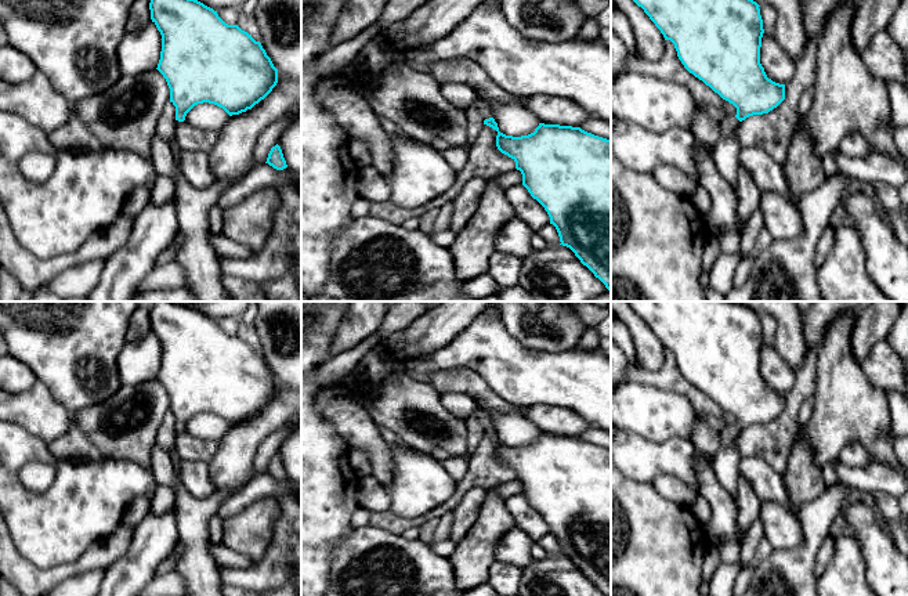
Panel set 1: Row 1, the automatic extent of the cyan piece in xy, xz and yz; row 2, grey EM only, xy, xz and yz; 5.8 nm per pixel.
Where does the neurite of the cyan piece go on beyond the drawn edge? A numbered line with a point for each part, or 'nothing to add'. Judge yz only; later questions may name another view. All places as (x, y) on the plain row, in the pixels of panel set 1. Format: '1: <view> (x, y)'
1: yz (726, 463)

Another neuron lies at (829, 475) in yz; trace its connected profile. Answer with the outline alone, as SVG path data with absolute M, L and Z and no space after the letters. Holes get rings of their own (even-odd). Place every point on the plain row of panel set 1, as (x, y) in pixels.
M839 458L828 462L822 467L822 477L824 477L824 483L825 483L826 487L831 487L831 485L839 483L838 473L836 473L838 462L839 462Z

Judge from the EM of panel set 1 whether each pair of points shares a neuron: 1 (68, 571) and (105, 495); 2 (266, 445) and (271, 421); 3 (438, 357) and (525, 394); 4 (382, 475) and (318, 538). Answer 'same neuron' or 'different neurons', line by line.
1: different neurons
2: different neurons
3: same neuron
4: different neurons

